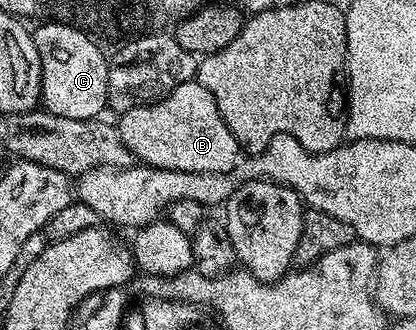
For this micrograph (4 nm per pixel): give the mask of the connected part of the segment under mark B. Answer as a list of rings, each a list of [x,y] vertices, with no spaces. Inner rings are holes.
[[[196,80],[180,84],[167,98],[158,102],[132,108],[117,119],[116,125],[135,159],[148,166],[160,166],[164,170],[194,170],[198,174],[211,170],[220,174],[240,161],[236,136],[232,136],[228,124],[224,124],[224,116],[220,116],[212,92]]]

